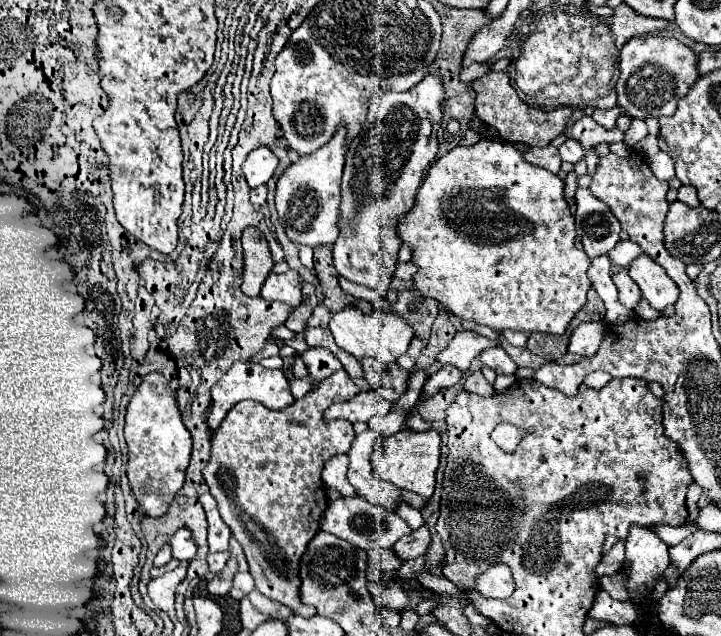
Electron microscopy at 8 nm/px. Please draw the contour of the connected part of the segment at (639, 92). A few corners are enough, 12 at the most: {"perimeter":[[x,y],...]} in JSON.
{"perimeter":[[634,36],[620,52],[618,104],[672,114],[698,78],[674,38]]}

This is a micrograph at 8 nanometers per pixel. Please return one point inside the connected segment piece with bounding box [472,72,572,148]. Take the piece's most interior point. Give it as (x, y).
(497, 104)

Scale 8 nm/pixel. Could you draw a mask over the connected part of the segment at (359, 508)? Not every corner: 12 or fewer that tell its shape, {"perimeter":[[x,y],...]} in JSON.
{"perimeter":[[360,496],[330,500],[320,528],[366,552],[410,532]]}

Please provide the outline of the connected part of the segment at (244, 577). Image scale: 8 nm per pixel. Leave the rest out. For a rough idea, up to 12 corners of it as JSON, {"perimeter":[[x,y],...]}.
{"perimeter":[[238,572],[234,586],[244,594],[254,590],[254,580],[250,572]]}

